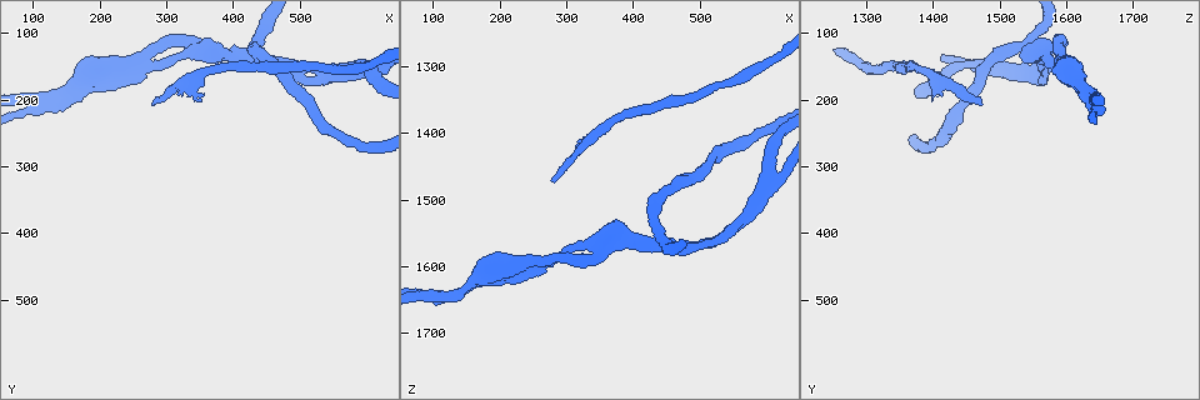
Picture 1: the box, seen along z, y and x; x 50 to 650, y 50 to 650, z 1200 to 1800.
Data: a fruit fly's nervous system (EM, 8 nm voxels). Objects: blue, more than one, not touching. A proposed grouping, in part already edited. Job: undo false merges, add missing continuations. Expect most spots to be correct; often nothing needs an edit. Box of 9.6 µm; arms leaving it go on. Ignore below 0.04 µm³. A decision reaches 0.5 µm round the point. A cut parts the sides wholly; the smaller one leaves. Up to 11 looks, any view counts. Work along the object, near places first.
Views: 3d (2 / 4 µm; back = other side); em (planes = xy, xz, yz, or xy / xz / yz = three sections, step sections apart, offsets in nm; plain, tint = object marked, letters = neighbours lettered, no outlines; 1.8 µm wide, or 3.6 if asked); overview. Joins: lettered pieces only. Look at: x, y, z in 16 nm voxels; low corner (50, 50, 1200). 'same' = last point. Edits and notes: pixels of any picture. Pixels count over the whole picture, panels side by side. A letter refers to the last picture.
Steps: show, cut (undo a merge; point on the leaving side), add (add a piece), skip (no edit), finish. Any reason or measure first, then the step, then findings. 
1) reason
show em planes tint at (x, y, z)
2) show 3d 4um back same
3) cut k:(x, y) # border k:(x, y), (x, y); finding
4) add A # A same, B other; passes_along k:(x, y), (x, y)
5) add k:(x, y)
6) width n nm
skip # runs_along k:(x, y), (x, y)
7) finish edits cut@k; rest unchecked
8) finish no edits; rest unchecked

arms part here
show 3d 2um at (600, 145, 1470)

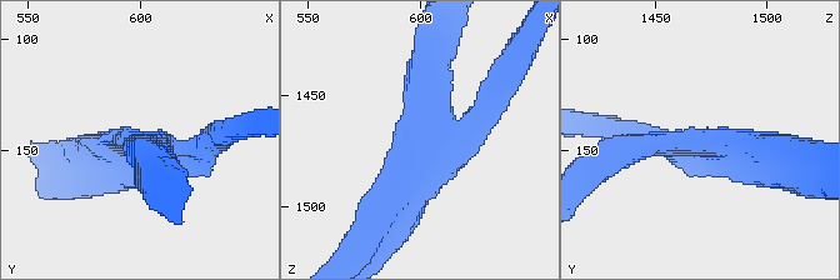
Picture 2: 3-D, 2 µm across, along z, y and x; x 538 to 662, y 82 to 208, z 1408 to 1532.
show em 3.6um yz step 8 letters at (601, 148, 1475)

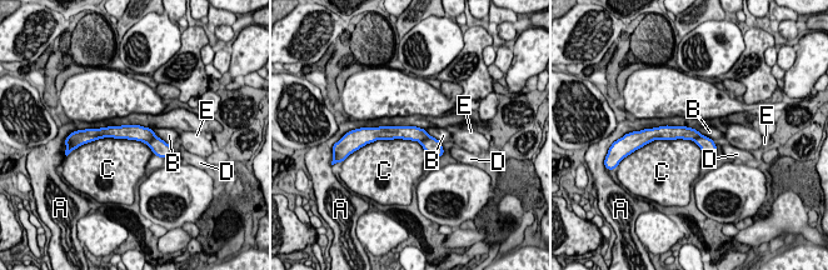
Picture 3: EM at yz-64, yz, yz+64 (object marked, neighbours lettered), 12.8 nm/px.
another direction
show em 3.6um planes letters same

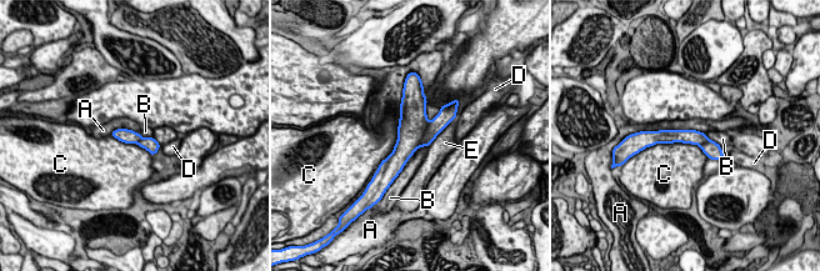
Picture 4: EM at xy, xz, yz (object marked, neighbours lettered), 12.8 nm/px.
skip # A other, B other, C other, D other, E other; all the same cell

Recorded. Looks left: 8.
an open end
show 3d 4um back at (515, 180, 1565)

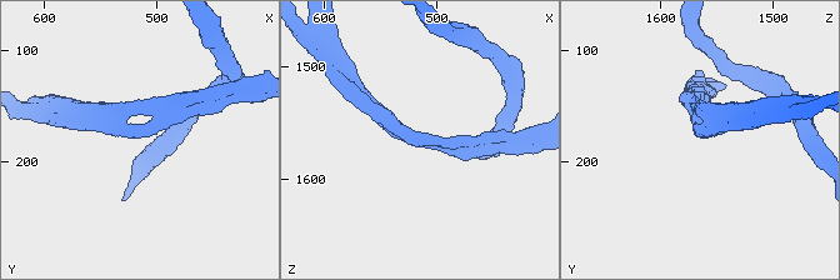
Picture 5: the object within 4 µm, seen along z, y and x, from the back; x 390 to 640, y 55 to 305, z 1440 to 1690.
show em yz step 8 letters at (520, 178, 1560)

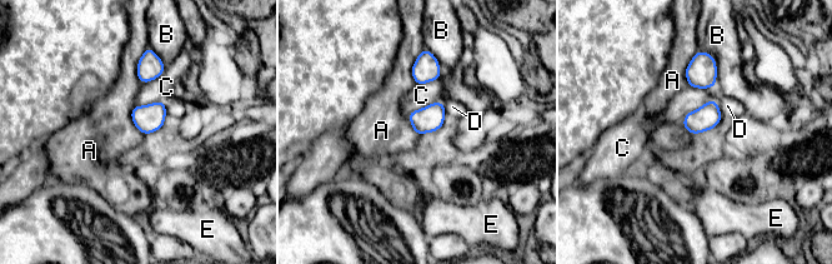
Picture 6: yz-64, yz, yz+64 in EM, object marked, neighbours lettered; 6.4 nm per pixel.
another direction
show em planes letters same

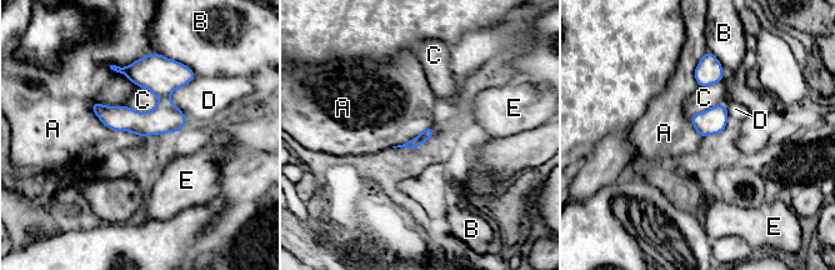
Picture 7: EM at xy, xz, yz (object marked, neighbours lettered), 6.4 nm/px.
longest_contact A 400 nm
skip # A other, B other, C other, D other, E other; border 7:(90, 103), (108, 128), (140, 138); no lettered piece goes on from it

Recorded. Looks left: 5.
sudden change in width
show 3d 4um at (305, 150, 1575)

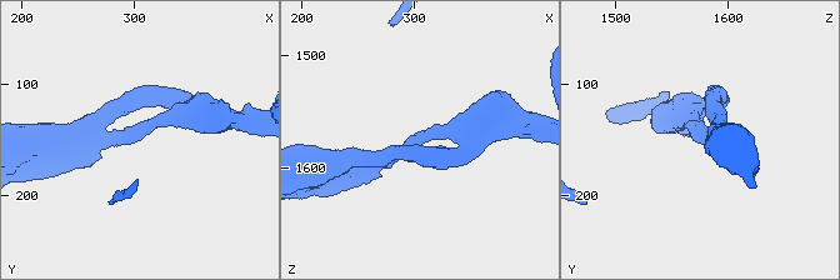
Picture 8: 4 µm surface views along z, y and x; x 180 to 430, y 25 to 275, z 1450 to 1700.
now the EM
show em planes tint at (302, 148, 1572)

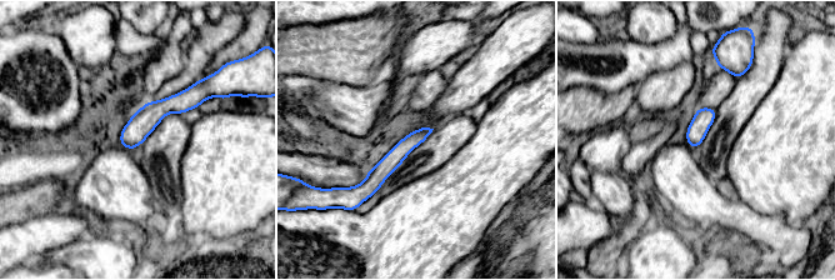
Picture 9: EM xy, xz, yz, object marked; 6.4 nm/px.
show em planes letters same

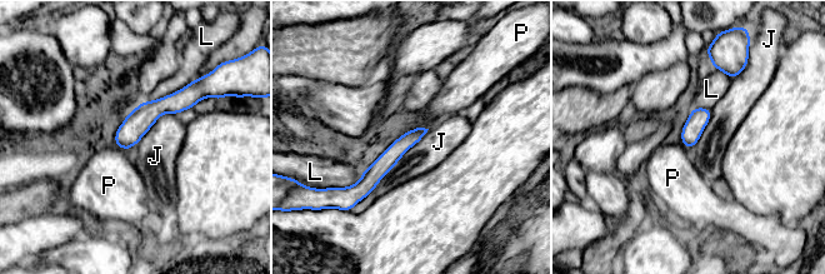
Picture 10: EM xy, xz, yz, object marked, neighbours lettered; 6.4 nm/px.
width 110 nm
skip # J other, L other, P other; border 10:(429, 129), (373, 190); one cell here

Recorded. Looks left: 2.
two arms at a narrow angle
show 3d 2um at (115, 205, 1645)

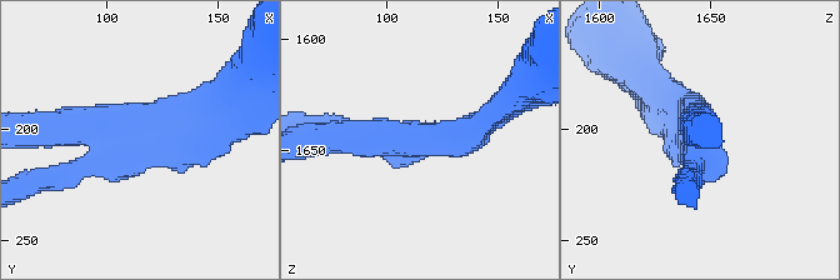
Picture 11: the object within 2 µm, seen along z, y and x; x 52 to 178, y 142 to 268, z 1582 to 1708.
arms 3; arm_widths 180, 240, 240 nm
show em 3.6um planes letters at (111, 204, 1647)

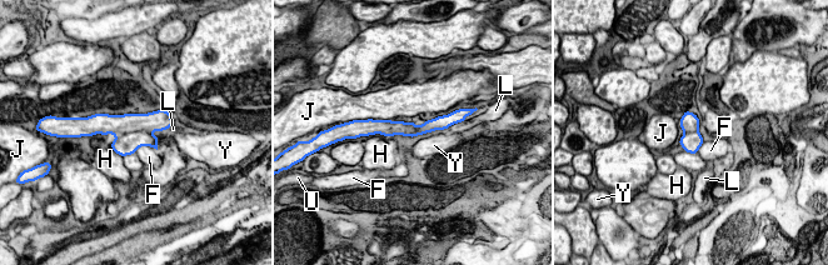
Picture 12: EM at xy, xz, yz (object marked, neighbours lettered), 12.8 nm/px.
width 190 nm; longest_contact F 300 nm
skip # F other, H other, J other, L other, U other, Y other; one cell here

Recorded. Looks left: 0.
finish no edits; rest unchecked

